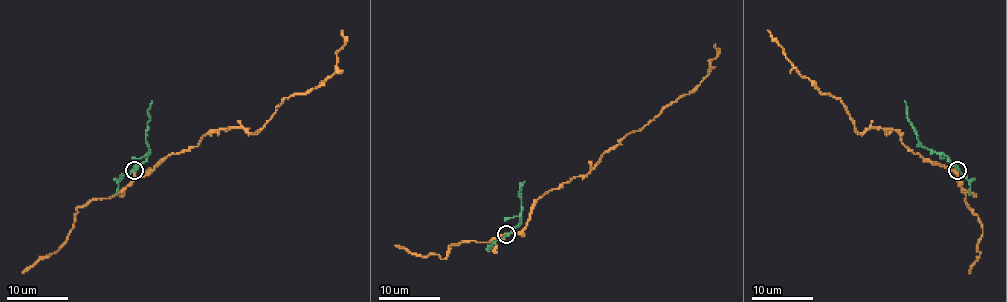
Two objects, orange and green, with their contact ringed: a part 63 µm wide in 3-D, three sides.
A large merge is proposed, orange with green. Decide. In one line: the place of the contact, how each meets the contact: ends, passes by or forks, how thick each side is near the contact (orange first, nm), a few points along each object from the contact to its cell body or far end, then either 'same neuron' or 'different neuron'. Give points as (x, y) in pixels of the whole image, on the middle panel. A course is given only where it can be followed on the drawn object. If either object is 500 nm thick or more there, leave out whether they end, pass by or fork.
(506, 234) | orange ends | green passes by | 140/280 nm | orange via (506, 234), (526, 225), (539, 198), (584, 176), (623, 137), (689, 94), (707, 74), (717, 56), (715, 44) | green via (506, 234), (520, 224), (521, 199), (518, 193), (523, 185), (520, 184), (524, 181) | different neuron

